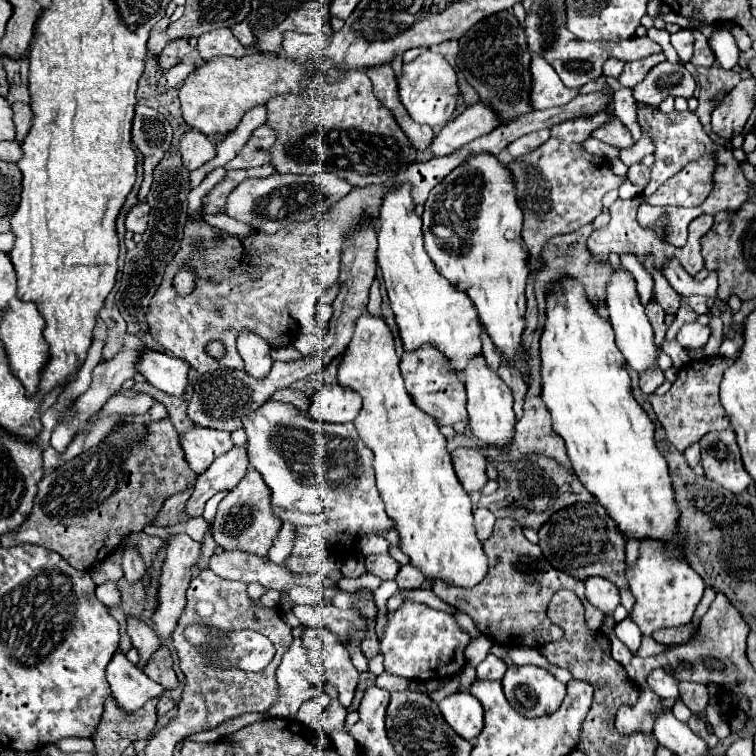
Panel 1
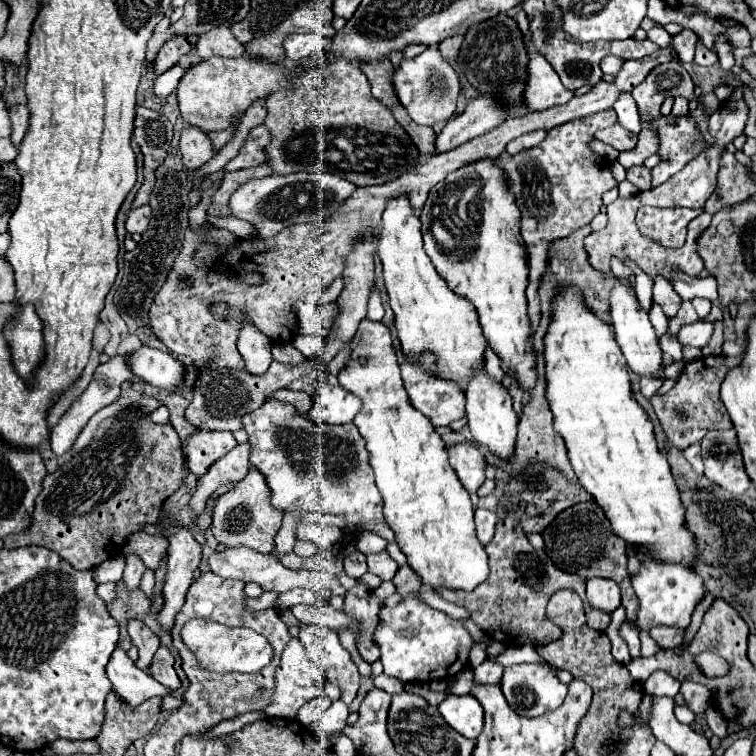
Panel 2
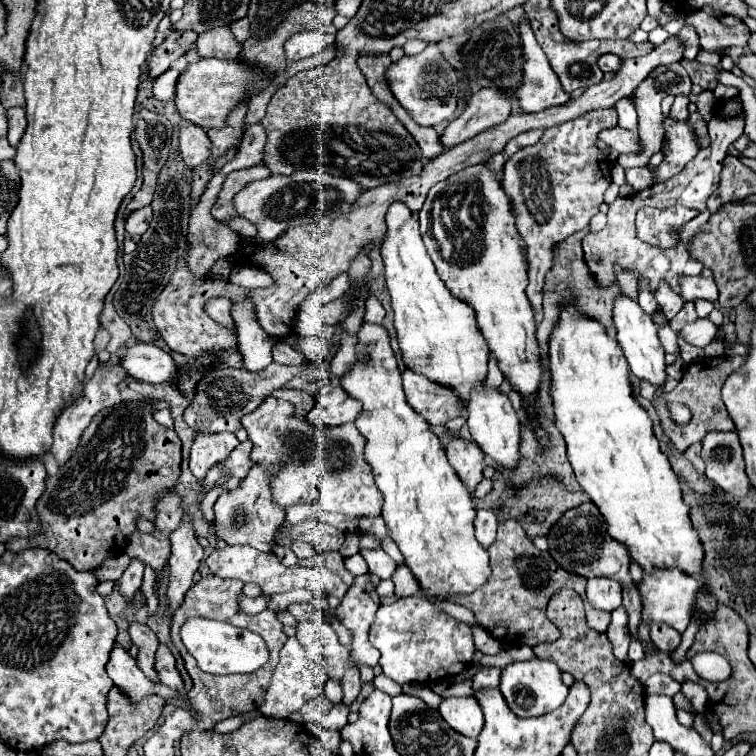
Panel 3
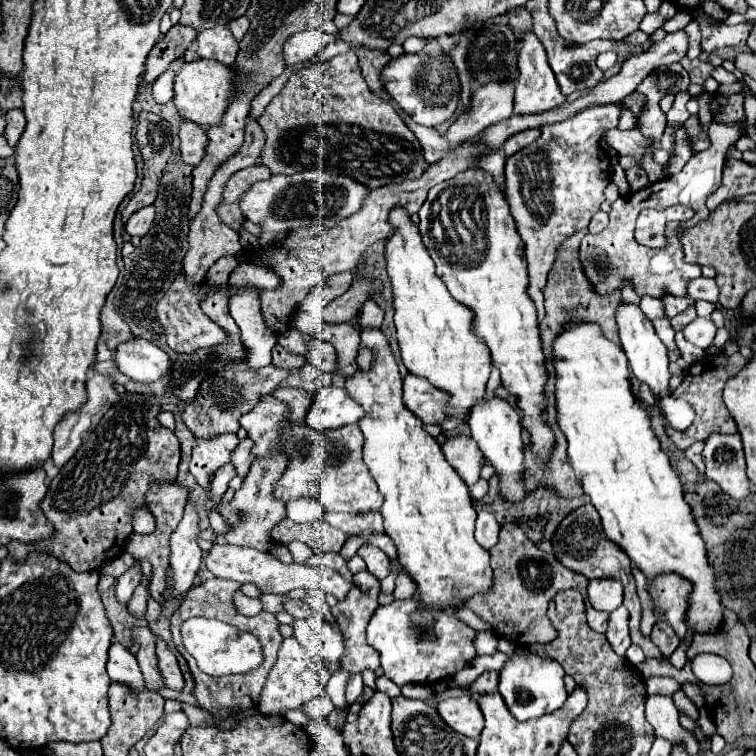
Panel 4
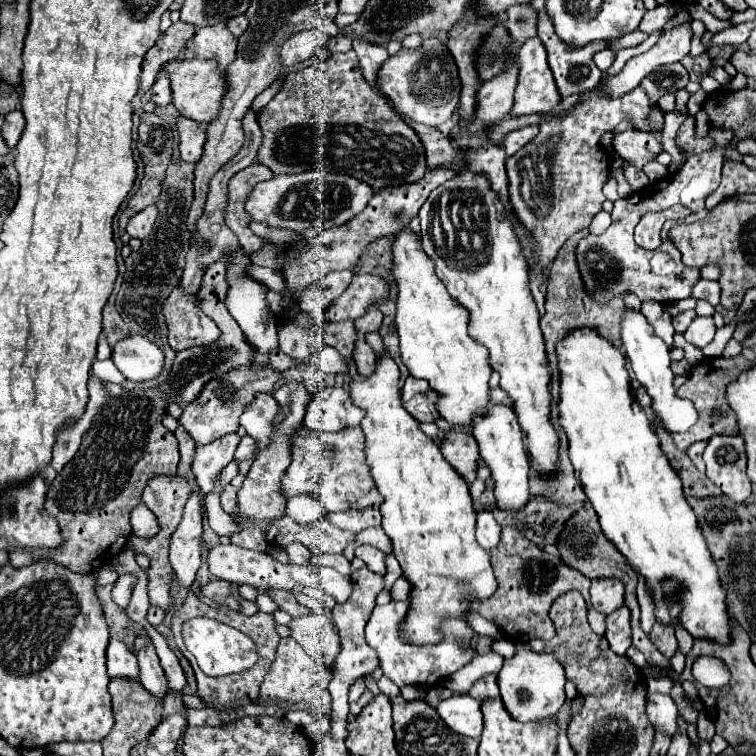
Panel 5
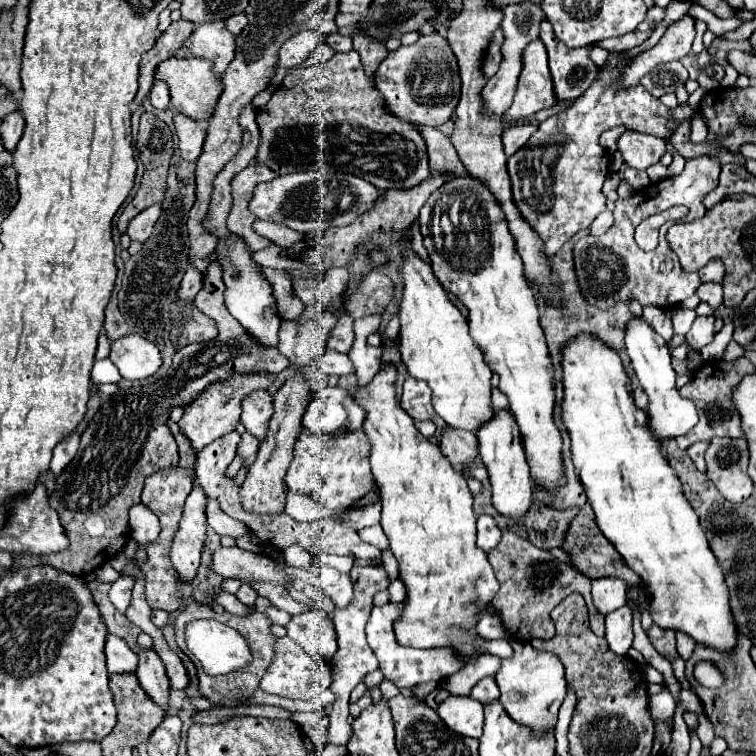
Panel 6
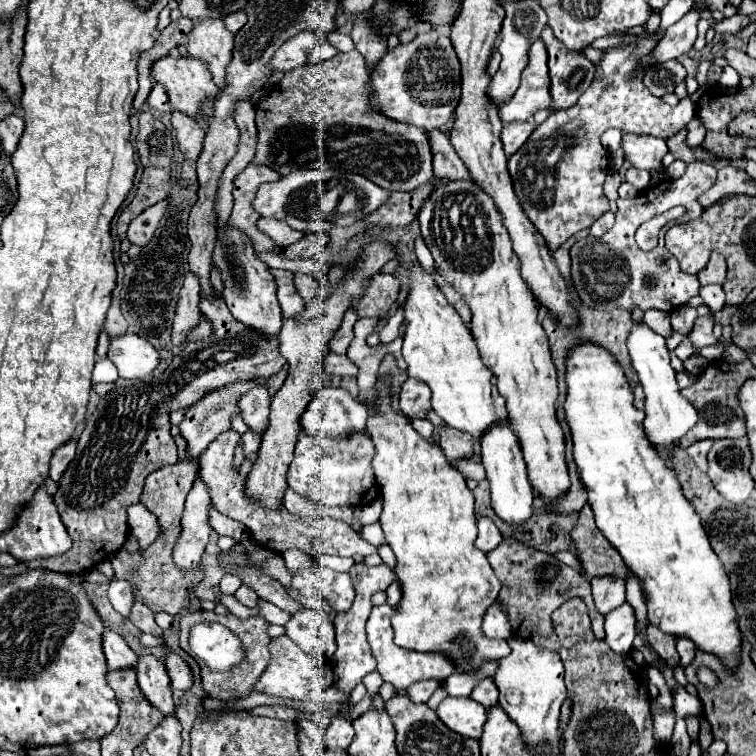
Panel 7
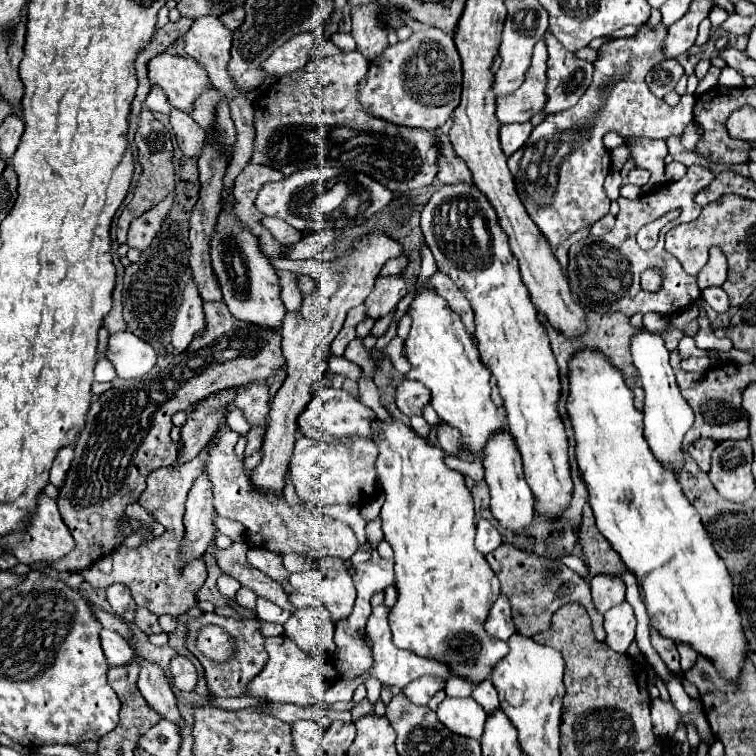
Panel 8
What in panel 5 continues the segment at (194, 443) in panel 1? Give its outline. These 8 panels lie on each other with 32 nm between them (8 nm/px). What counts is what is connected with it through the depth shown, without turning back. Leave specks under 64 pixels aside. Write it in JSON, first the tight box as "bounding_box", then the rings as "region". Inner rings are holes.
{"bounding_box":[192,434,240,494],"region":[[[226,434],[222,438],[212,440],[210,444],[196,446],[192,460],[192,474],[204,494],[212,492],[216,476],[228,462],[232,462],[238,442],[240,442],[238,434]]]}

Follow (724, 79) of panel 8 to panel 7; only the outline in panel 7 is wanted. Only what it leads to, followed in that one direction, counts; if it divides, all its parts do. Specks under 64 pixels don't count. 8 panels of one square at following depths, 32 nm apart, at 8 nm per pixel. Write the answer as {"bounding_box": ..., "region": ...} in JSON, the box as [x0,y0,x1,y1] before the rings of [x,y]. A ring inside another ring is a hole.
{"bounding_box":[720,66,740,86],"region":[[[724,66],[724,74],[720,78],[720,84],[722,86],[738,86],[738,80],[740,80],[740,74],[732,66]]]}

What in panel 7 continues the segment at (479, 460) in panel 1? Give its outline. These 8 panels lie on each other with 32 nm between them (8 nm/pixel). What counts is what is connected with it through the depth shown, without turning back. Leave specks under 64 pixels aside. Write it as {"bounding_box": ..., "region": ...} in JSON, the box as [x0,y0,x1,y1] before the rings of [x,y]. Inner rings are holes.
{"bounding_box":[438,426,474,460],"region":[[[444,426],[440,430],[440,442],[438,444],[440,444],[440,448],[448,460],[464,460],[470,454],[474,454],[472,436],[464,436],[464,432],[460,432],[456,428]]]}

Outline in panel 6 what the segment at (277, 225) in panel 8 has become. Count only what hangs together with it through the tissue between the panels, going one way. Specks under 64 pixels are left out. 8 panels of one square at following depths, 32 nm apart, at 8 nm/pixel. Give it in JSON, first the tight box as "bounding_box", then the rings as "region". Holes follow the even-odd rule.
{"bounding_box":[252,220,302,248],"region":[[[256,220],[256,222],[252,224],[252,228],[254,228],[260,236],[264,236],[264,238],[272,240],[274,244],[278,244],[280,248],[290,248],[292,244],[296,244],[298,240],[302,240],[302,234],[298,234],[298,232],[286,228],[286,226],[278,226],[278,224],[274,224],[274,222]]]}

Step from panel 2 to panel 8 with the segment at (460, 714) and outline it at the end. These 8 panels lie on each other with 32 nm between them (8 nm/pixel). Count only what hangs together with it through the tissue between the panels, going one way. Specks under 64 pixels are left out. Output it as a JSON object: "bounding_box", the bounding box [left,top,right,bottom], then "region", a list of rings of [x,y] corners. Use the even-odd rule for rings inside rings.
{"bounding_box":[438,696,484,738],"region":[[[446,696],[438,710],[438,720],[452,732],[466,738],[480,738],[484,730],[484,710],[472,698],[450,698]]]}

